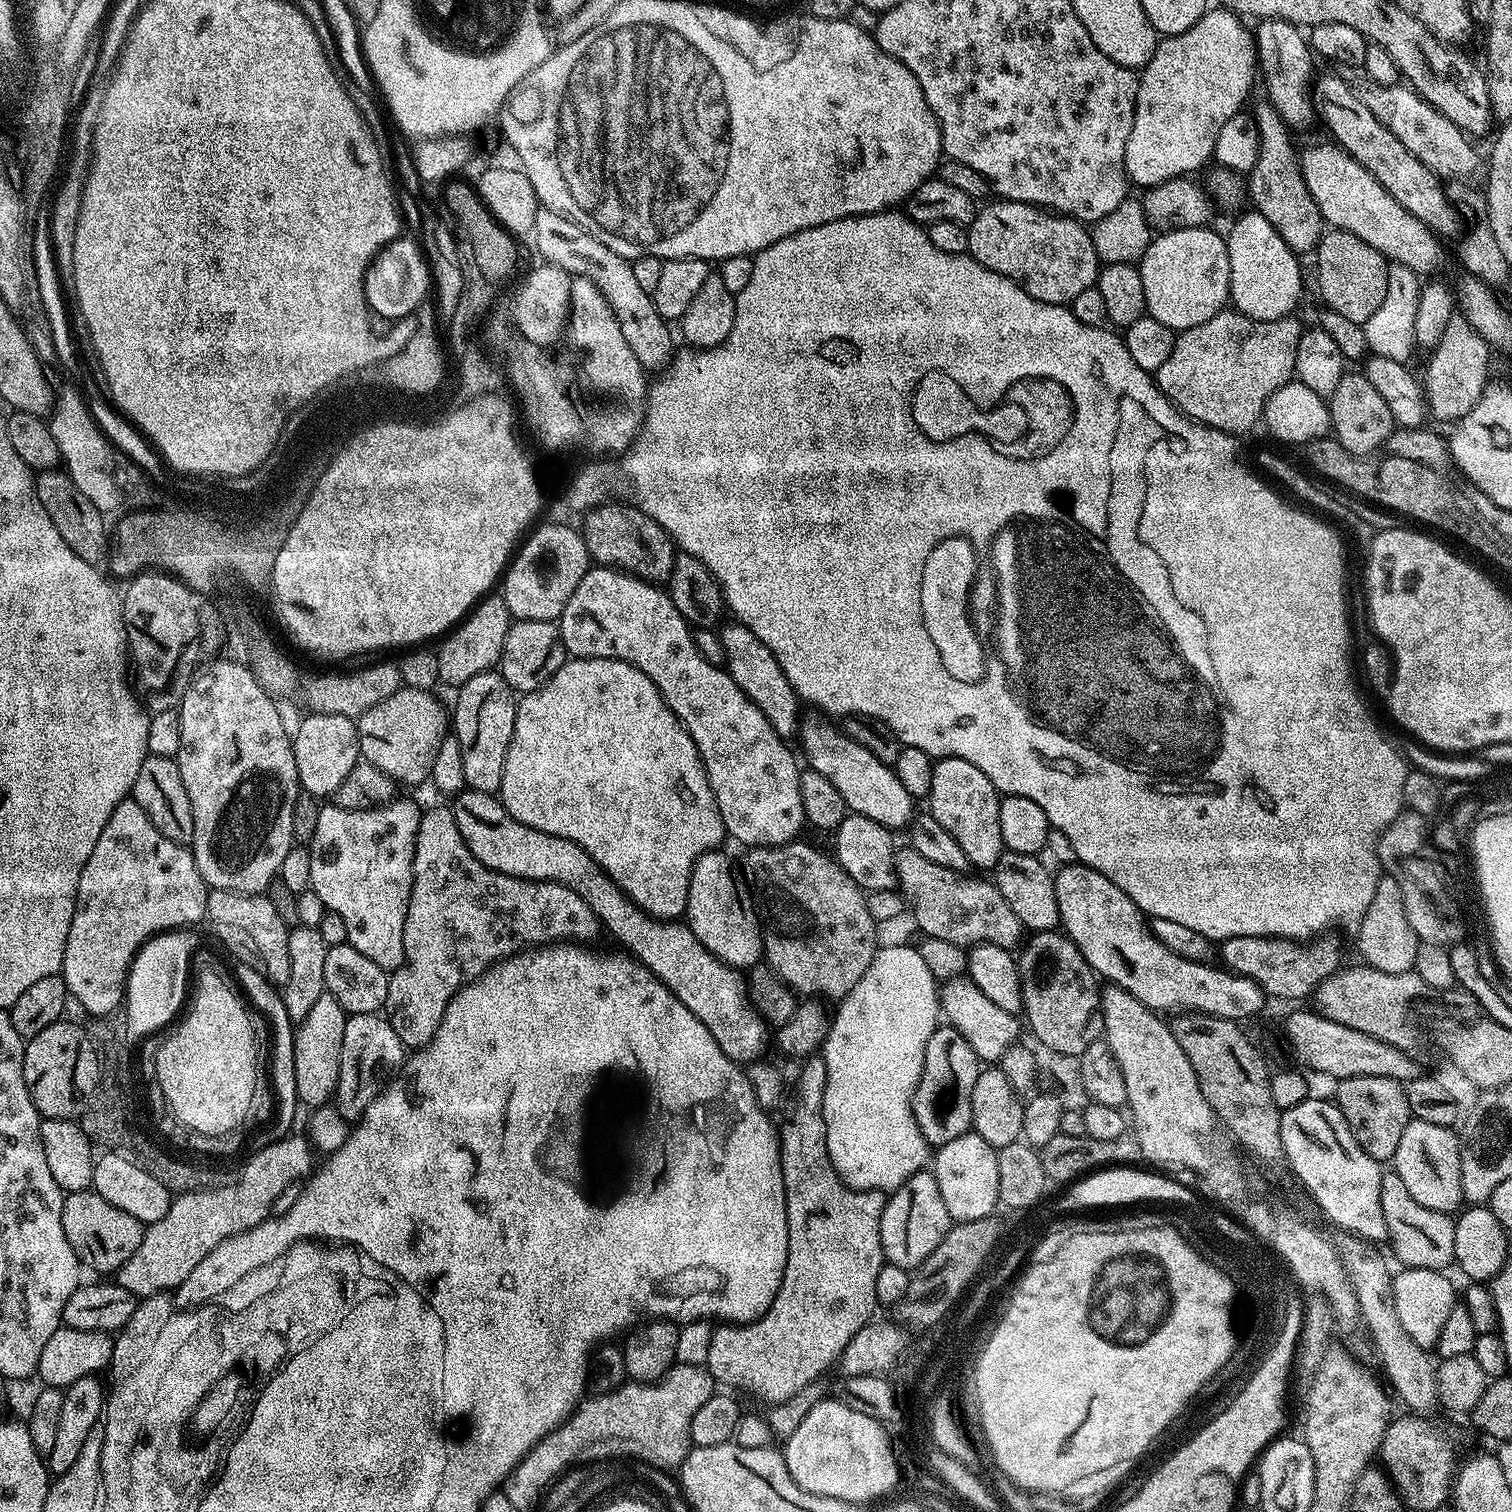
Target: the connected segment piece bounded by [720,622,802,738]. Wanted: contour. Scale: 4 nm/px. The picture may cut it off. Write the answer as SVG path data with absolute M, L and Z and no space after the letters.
M733 622L728 629L720 632L720 641L726 650L726 671L732 675L734 682L766 714L766 722L774 726L777 734L785 738L795 737L801 727L800 708L802 701L790 686L778 658L762 643L744 624Z

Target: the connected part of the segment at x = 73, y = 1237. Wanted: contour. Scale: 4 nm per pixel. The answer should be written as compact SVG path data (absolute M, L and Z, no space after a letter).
M94 1190L67 1193L62 1202L62 1230L66 1230L66 1242L70 1242L85 1269L115 1273L117 1268L134 1258L134 1250L142 1246L144 1229L145 1225L140 1224L138 1218L126 1214L126 1210L118 1210L118 1206L110 1206L110 1202Z

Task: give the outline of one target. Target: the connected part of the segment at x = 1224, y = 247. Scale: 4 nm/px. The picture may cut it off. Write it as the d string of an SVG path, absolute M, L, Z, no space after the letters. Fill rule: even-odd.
M1211 227L1202 228L1174 228L1164 230L1153 239L1152 245L1146 250L1146 254L1138 262L1140 273L1142 274L1142 290L1146 290L1146 306L1148 307L1147 315L1154 317L1158 322L1162 322L1168 328L1173 330L1183 330L1185 328L1193 328L1202 322L1210 322L1210 318L1214 318L1214 314L1225 311L1226 305L1230 300L1230 258L1228 257L1228 241L1223 235L1220 236L1216 232L1211 232Z

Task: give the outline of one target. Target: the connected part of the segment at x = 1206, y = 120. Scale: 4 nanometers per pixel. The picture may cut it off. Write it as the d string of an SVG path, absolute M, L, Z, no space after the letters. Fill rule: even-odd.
M1223 6L1213 7L1204 13L1202 18L1198 18L1198 22L1194 22L1194 26L1190 26L1190 30L1186 30L1177 36L1165 36L1159 41L1157 49L1154 50L1154 56L1150 58L1150 62L1145 65L1139 73L1138 94L1136 95L1136 113L1134 114L1134 126L1130 138L1126 142L1126 154L1124 155L1124 170L1128 173L1128 179L1133 185L1136 184L1140 190L1147 190L1158 186L1167 180L1173 180L1179 176L1188 176L1196 174L1196 171L1203 166L1207 160L1213 159L1216 143L1218 142L1218 134L1222 131L1222 126L1229 118L1234 118L1234 114L1238 114L1245 107L1244 99L1248 96L1248 91L1252 88L1252 79L1258 76L1258 57L1256 55L1256 41L1253 33L1244 29L1245 21L1241 19L1235 12L1228 11Z

